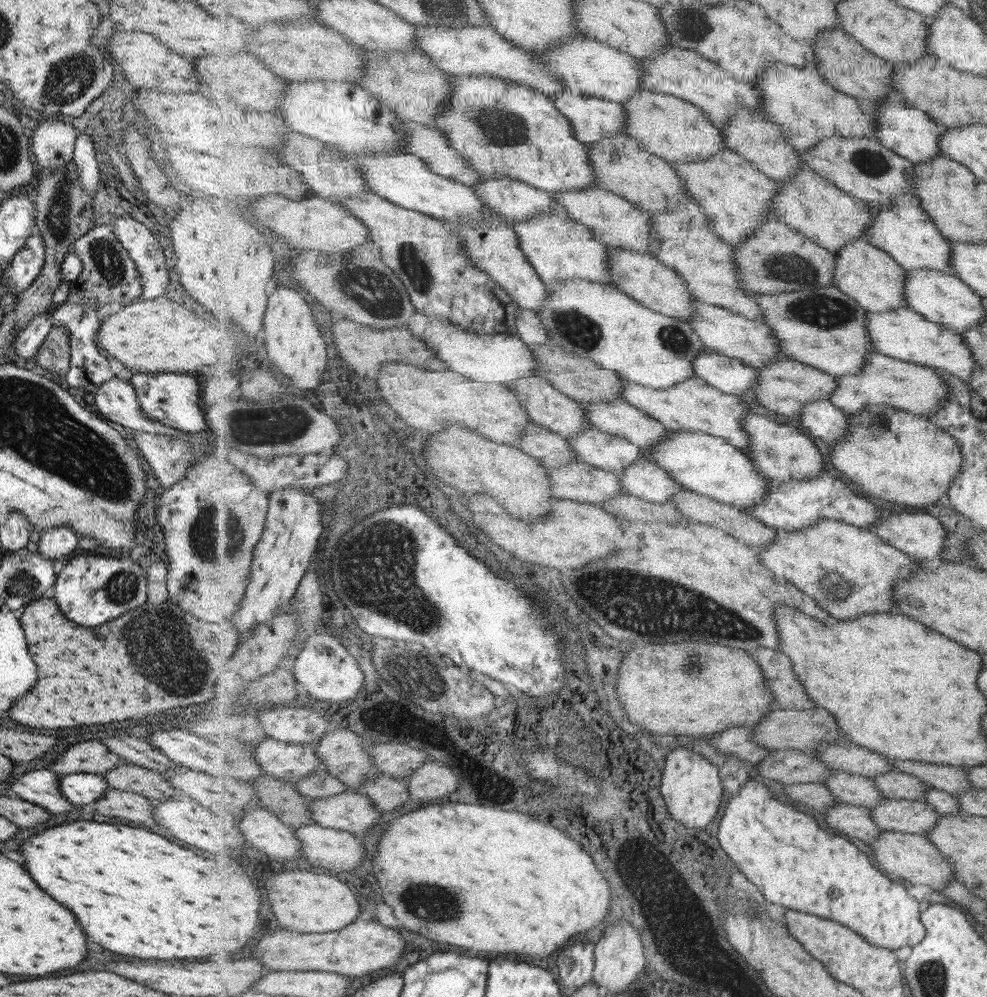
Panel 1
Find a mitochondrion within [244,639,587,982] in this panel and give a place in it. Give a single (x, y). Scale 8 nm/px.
(429, 905)

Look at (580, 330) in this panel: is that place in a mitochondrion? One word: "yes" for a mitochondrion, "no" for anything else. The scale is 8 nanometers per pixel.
yes

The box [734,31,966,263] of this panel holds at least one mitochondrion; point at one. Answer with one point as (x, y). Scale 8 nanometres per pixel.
(872, 163)

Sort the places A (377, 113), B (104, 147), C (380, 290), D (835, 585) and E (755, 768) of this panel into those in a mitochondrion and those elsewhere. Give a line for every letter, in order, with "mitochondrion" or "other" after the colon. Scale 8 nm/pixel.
A: other
B: other
C: mitochondrion
D: mitochondrion
E: other

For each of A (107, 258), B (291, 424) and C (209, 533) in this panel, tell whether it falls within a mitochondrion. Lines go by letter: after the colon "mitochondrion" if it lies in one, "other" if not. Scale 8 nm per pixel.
A: mitochondrion
B: mitochondrion
C: mitochondrion

